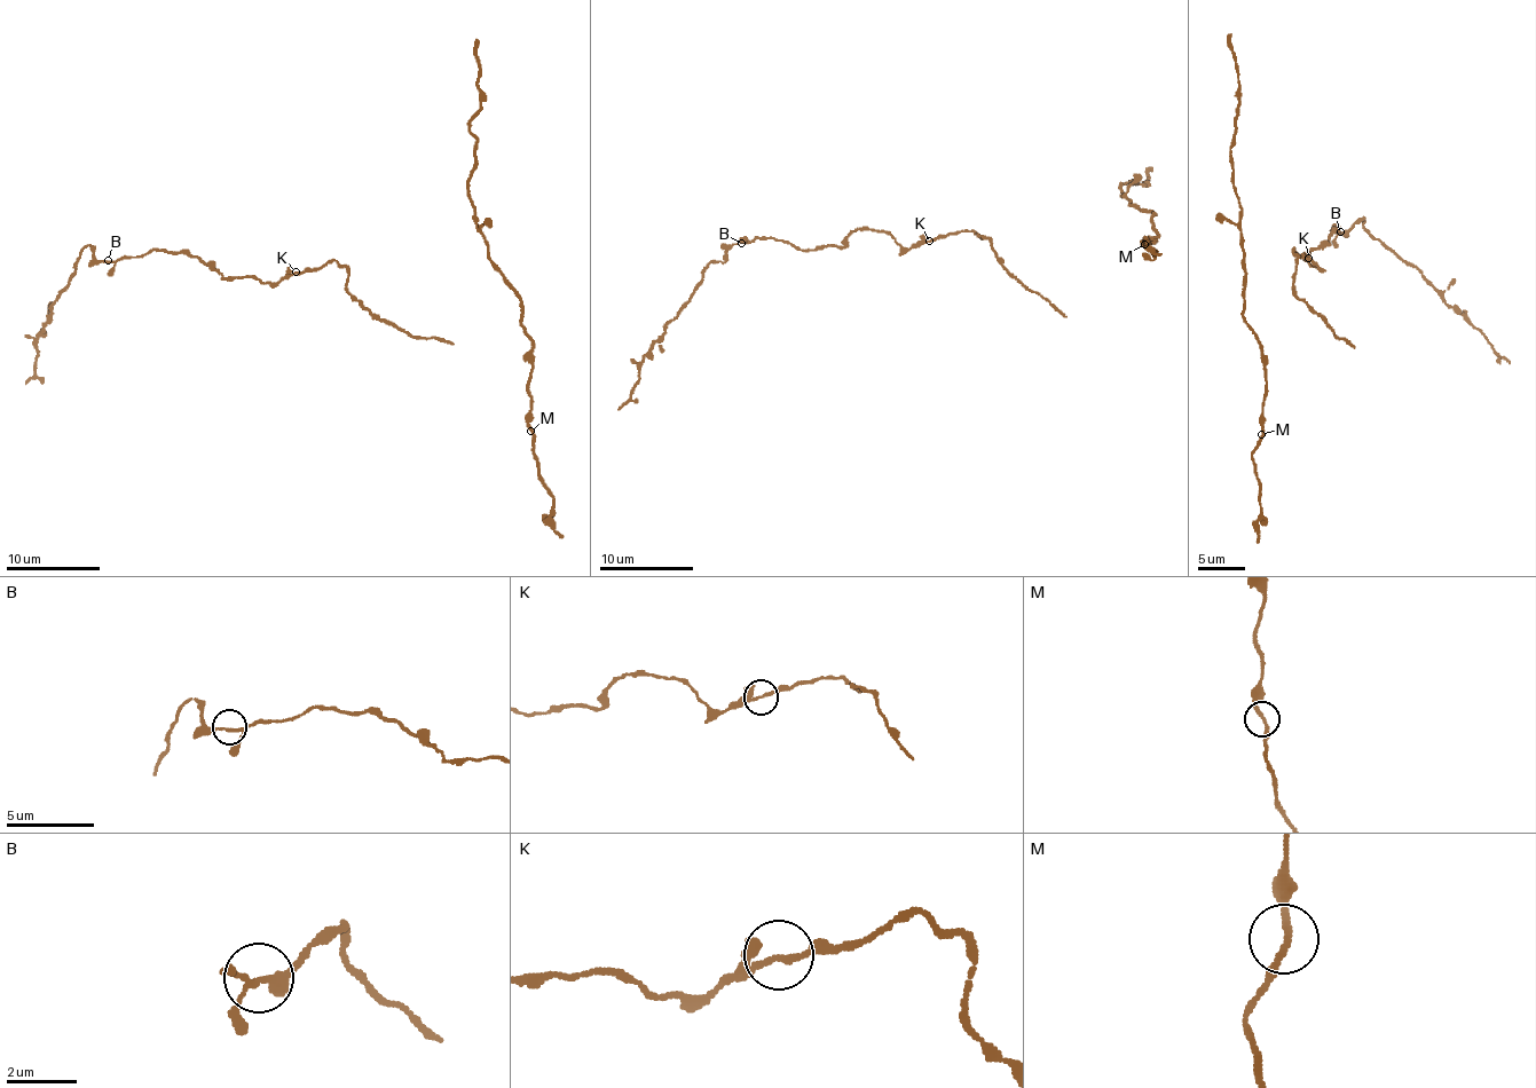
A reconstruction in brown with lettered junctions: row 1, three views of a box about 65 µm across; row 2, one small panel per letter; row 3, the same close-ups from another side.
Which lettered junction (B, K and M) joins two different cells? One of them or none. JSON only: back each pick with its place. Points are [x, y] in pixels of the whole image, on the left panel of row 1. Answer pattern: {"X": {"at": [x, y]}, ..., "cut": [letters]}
{"K": {"at": [296, 272]}, "cut": ["K"]}

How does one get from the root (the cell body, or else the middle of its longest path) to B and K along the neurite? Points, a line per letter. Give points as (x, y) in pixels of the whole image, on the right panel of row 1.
B: (1296, 294), (1294, 247), (1317, 268), (1305, 258), (1329, 243), (1339, 228), (1333, 225), (1331, 230), (1340, 231)
K: (1296, 294), (1292, 282), (1294, 247), (1299, 255), (1309, 258)

